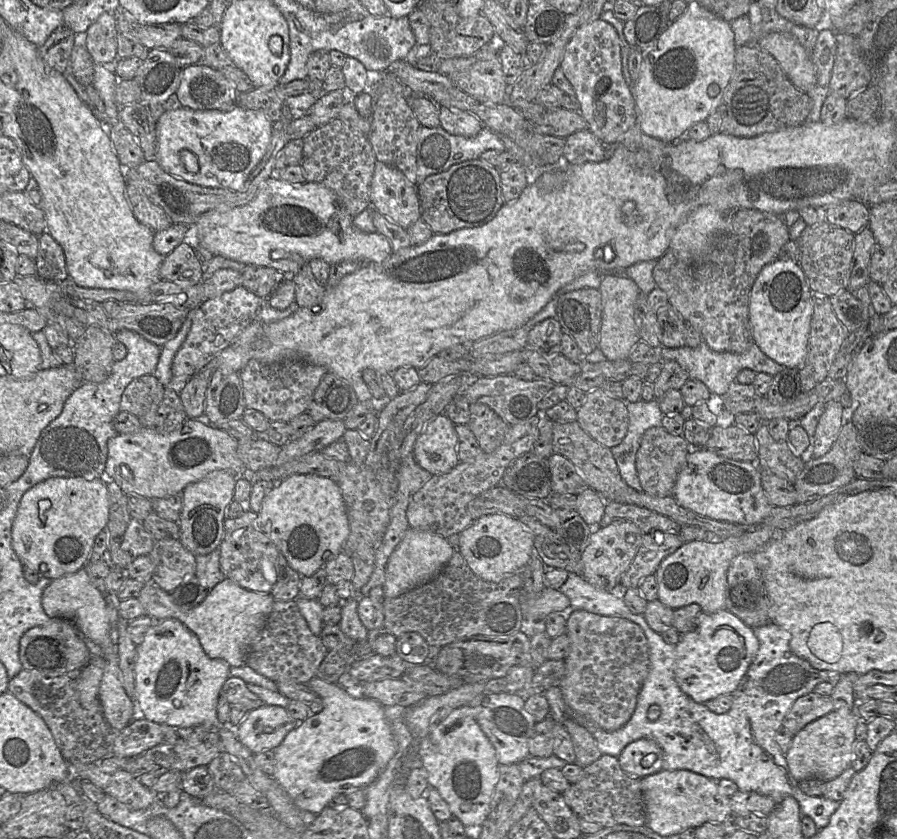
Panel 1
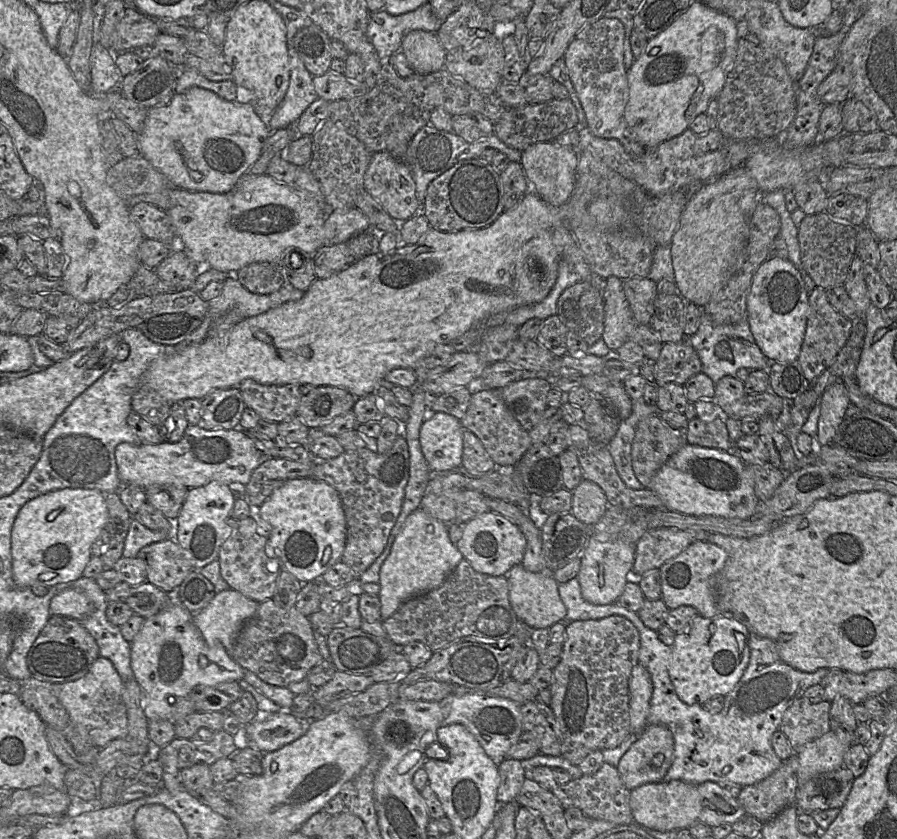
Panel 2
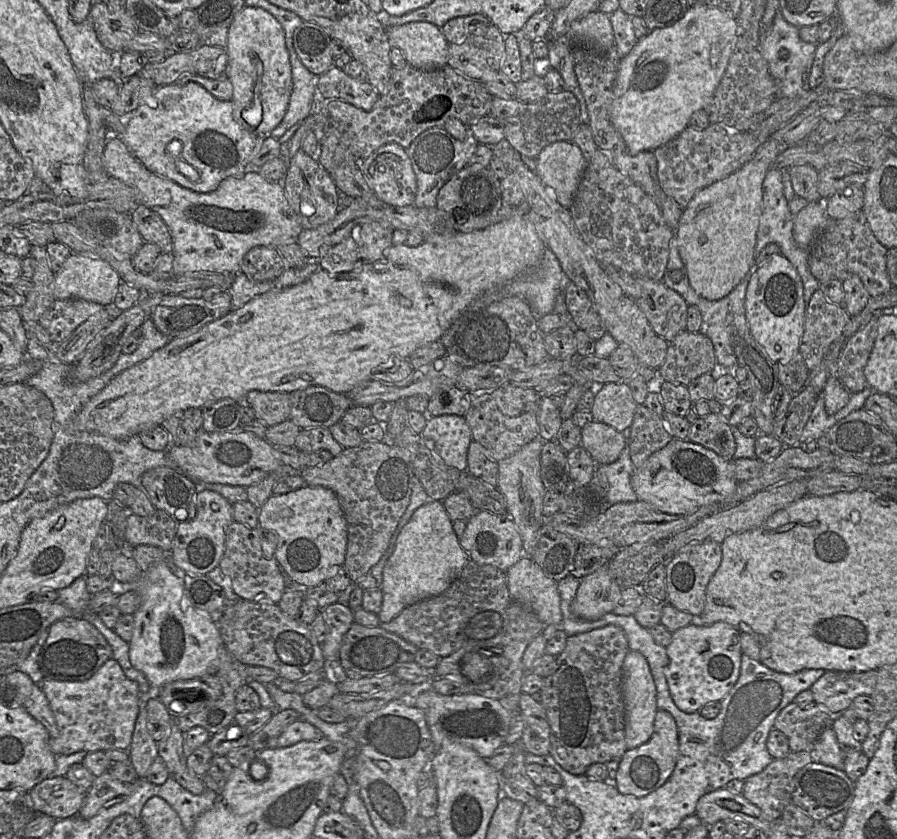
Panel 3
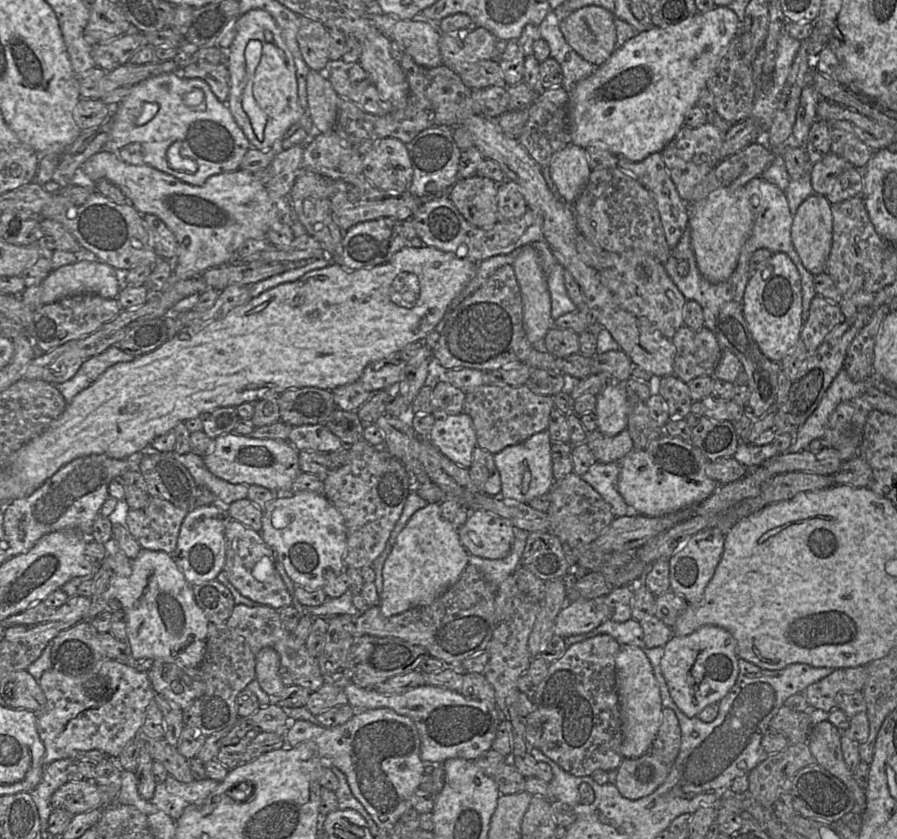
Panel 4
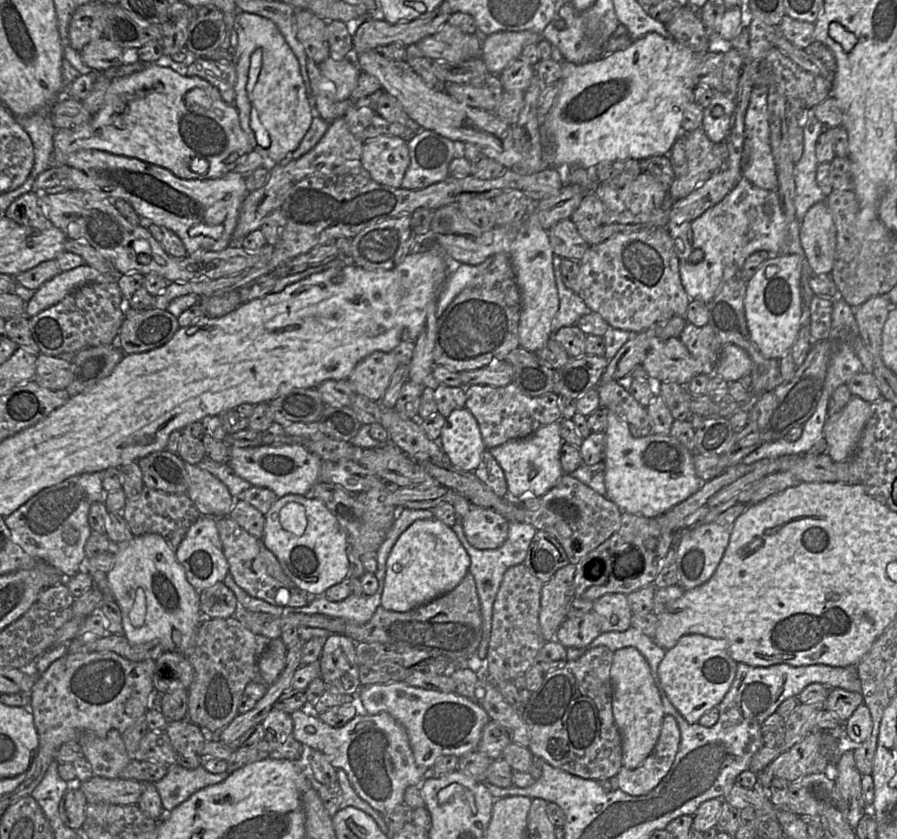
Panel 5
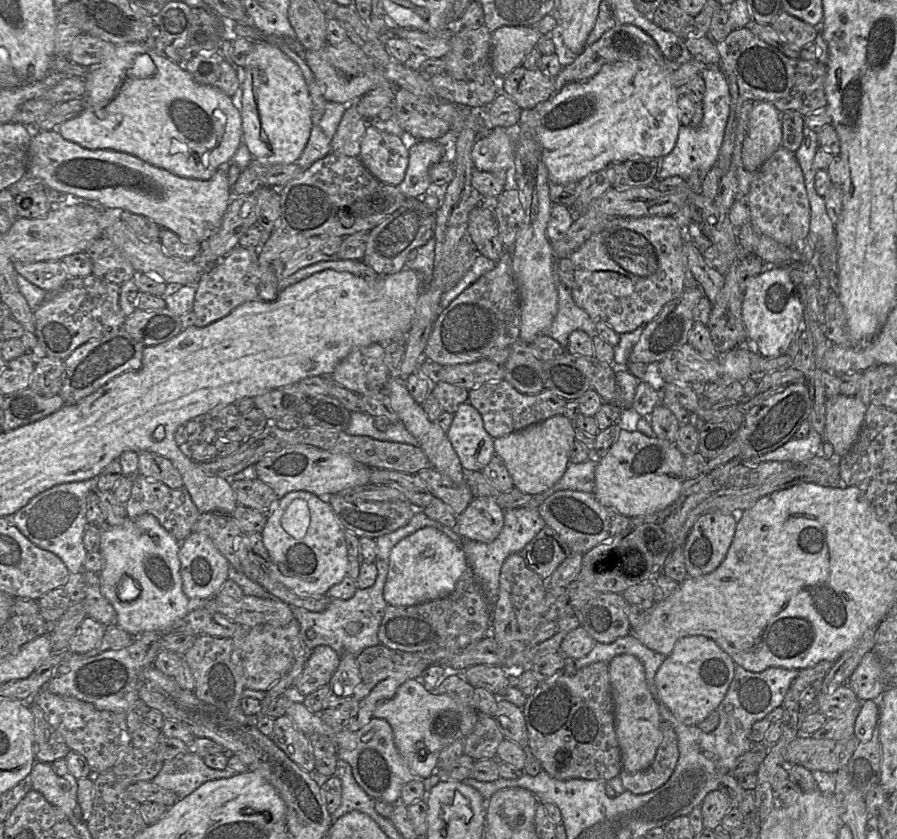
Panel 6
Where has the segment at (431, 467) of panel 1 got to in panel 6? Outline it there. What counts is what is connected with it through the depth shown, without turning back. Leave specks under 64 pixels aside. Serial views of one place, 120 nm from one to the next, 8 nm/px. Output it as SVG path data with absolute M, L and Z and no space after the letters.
M468 401L458 406L447 437L464 470L481 471L495 455L494 439L485 430L478 410Z

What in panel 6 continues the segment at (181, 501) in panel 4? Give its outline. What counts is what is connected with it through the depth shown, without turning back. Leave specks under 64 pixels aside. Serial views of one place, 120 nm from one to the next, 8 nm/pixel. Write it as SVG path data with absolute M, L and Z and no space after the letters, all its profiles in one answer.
M141 451L136 453L138 454L140 475L148 480L162 482L171 489L184 487L181 474L170 460L153 452Z

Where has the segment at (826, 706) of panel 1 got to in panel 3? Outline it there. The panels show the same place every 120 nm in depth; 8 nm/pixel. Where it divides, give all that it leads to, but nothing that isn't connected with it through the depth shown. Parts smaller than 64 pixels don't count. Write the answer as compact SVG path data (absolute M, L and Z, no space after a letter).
M792 701L777 715L774 729L787 737L790 751L811 752L821 732L831 726L833 717L815 702L802 707Z

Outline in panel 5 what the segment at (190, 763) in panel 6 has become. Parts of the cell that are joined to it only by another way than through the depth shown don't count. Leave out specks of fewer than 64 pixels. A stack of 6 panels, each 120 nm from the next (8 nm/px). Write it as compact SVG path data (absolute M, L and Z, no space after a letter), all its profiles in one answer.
M173 764L167 768L167 774L153 784L160 795L164 810L170 812L197 791L221 783L231 774L228 771L213 774L203 765L196 769L186 769L179 764Z

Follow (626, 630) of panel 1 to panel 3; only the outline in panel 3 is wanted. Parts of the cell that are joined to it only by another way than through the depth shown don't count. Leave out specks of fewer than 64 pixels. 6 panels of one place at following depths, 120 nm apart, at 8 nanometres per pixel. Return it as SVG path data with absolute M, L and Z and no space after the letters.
M616 625L568 636L554 672L543 678L540 693L550 726L549 755L573 775L585 774L594 763L620 761L627 750L622 666L629 650L625 632Z

